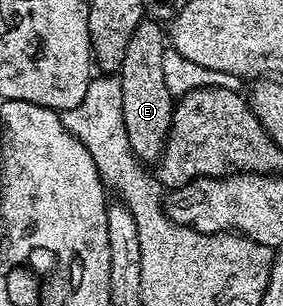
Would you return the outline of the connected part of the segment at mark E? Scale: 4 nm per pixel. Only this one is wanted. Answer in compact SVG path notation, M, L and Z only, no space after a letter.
M143 18L136 30L132 30L132 38L128 38L128 46L124 50L120 73L124 98L124 130L128 130L128 142L134 155L143 162L157 161L162 155L174 117L176 100L164 80L164 56L167 49L167 29L154 19Z

